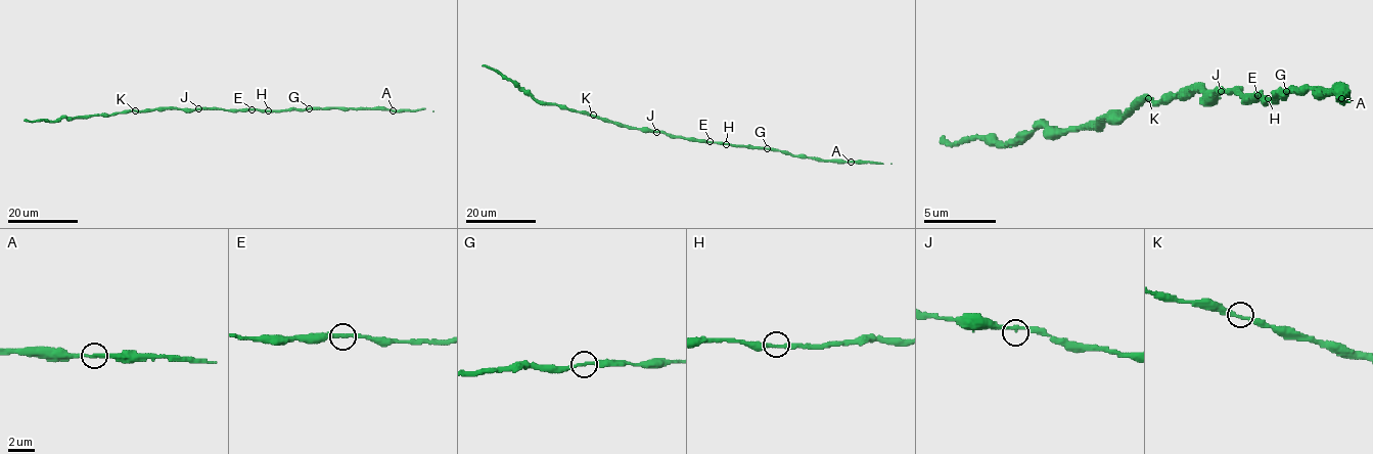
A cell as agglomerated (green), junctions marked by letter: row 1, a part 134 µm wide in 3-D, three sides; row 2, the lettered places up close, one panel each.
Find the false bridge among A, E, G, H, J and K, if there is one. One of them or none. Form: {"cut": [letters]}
{"cut": []}

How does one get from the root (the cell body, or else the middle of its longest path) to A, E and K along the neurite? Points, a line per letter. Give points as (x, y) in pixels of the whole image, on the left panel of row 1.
A: (218, 108), (393, 110)
E: (218, 108), (252, 109)
K: (218, 108), (135, 110)

